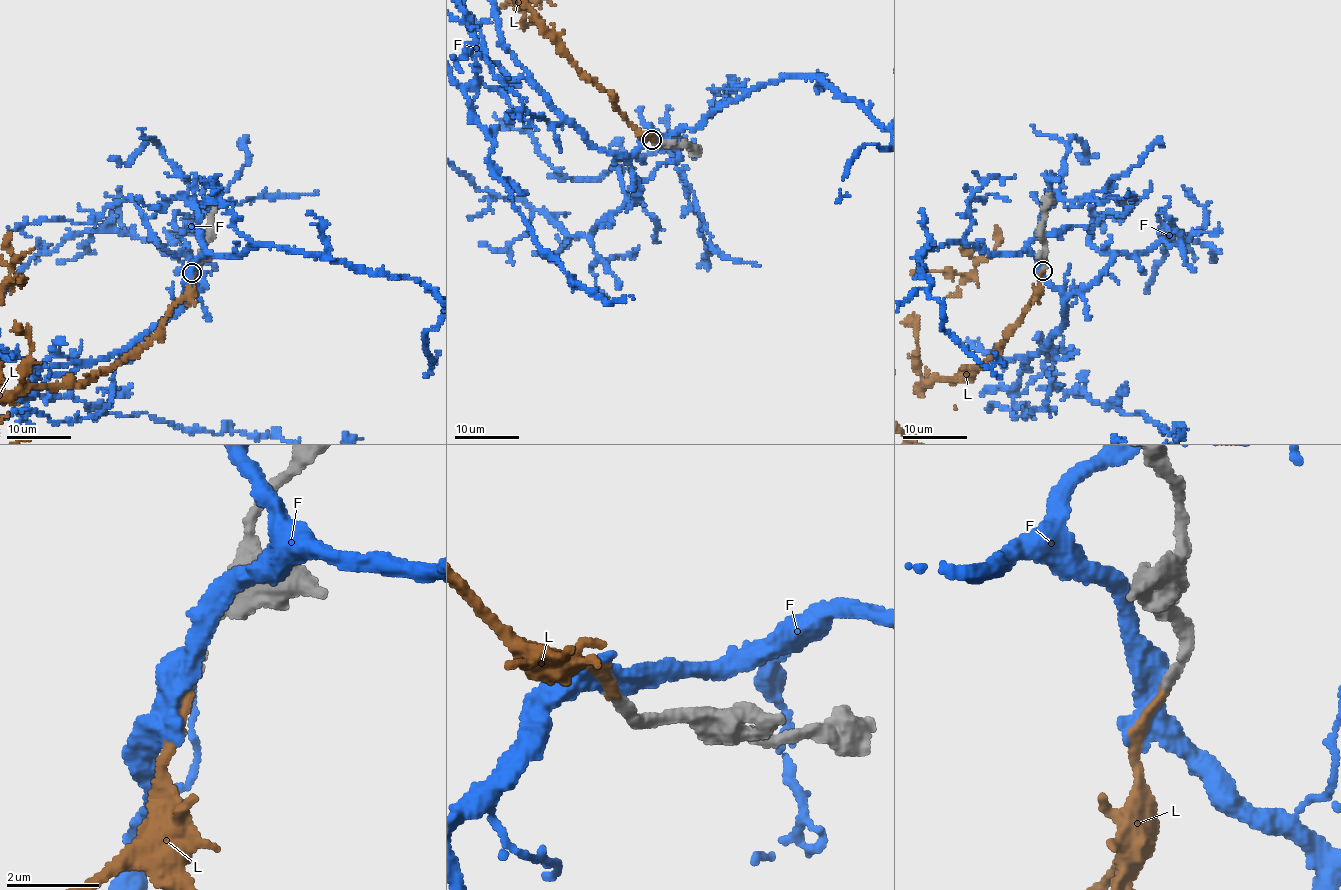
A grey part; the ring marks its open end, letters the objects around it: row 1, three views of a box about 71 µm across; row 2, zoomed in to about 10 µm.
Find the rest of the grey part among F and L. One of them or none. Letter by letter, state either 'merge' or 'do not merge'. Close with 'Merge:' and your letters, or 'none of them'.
F: do not merge
L: merge
Merge: L

